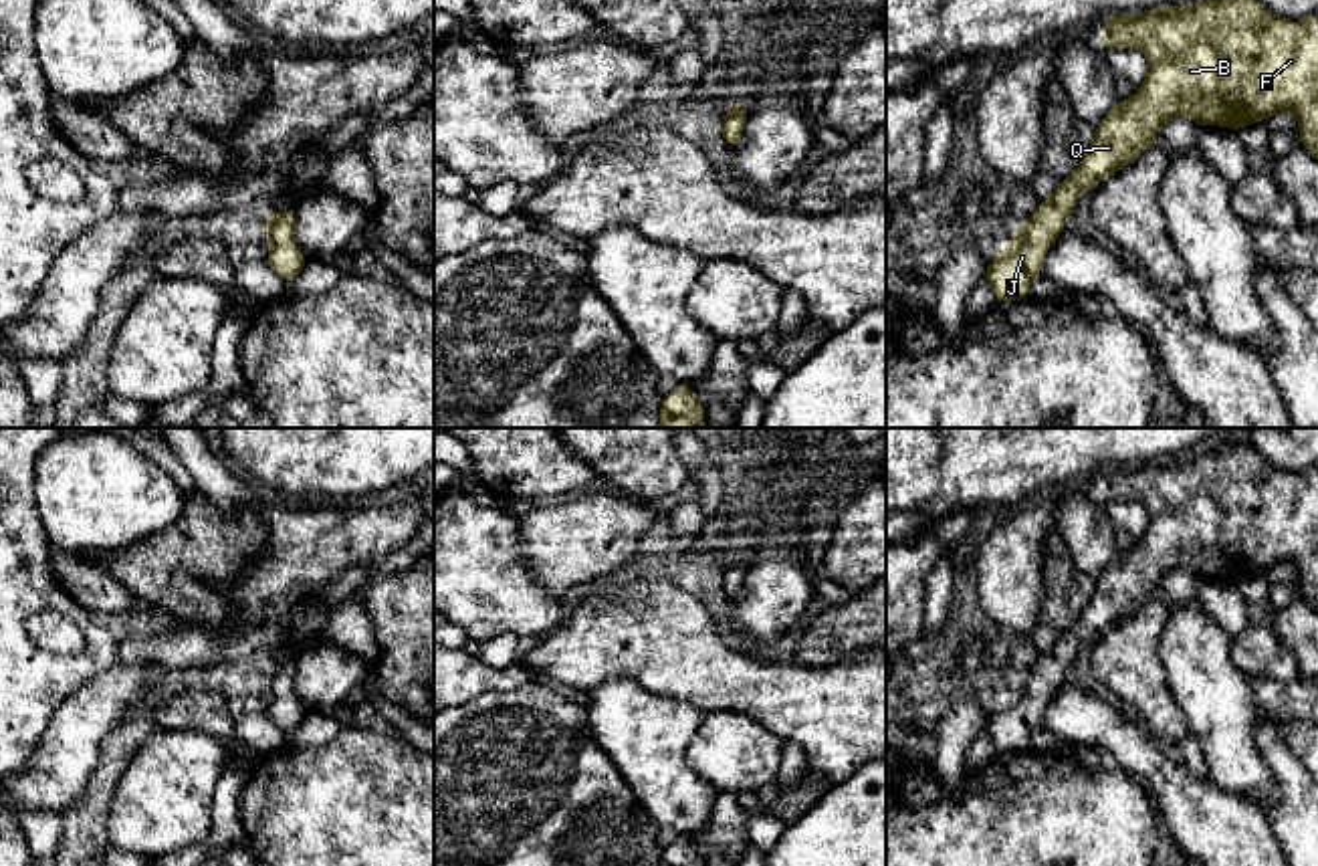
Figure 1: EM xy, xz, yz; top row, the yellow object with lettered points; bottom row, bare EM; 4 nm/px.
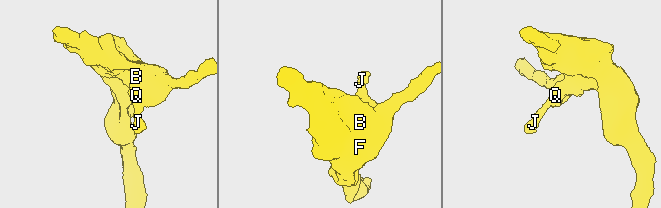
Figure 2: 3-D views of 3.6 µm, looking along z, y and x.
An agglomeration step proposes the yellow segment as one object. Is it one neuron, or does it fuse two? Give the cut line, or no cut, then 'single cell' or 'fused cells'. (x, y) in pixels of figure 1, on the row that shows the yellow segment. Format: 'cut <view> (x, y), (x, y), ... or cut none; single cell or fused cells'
cut none; single cell

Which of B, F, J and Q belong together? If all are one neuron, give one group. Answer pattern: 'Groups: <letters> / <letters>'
Groups: B F J Q

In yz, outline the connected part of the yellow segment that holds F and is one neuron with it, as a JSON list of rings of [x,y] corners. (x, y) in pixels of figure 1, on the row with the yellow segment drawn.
[[[1201,0],[1191,6],[1106,16],[1100,24],[1108,34],[1098,46],[1142,50],[1148,75],[1128,101],[1116,103],[1094,127],[1094,141],[1076,172],[1058,182],[1056,192],[1037,204],[987,264],[985,279],[997,303],[1029,297],[1029,283],[1044,270],[1044,258],[1074,214],[1080,194],[1094,190],[1157,143],[1161,127],[1173,117],[1237,131],[1253,121],[1268,121],[1278,111],[1294,111],[1300,121],[1298,141],[1318,159],[1318,14],[1286,20],[1259,0]]]

